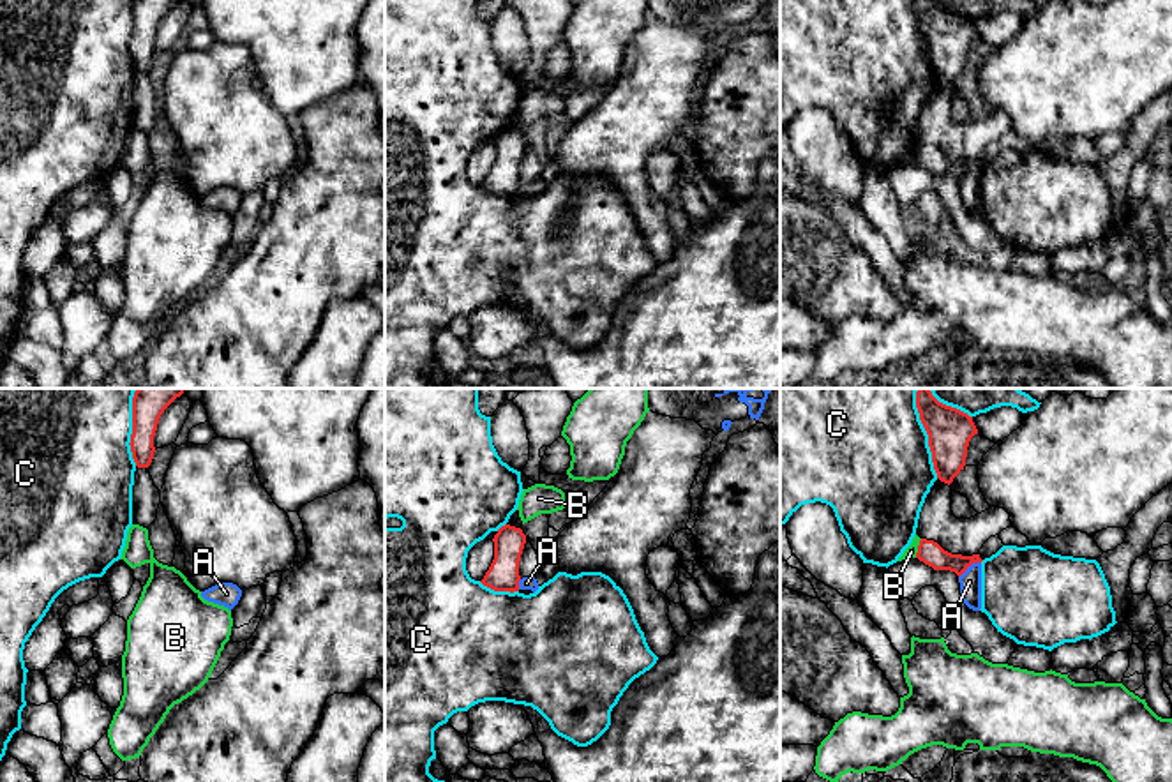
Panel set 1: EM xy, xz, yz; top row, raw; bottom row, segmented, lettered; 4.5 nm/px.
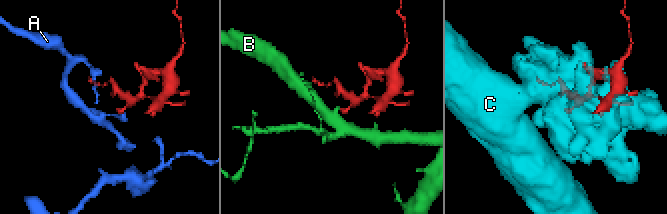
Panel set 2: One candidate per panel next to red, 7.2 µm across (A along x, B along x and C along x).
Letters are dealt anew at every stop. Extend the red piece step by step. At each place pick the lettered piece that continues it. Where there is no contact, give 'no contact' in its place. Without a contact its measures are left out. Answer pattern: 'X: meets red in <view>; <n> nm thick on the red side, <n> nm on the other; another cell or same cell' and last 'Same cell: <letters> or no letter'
A: meets red in yz; 110 nm thick on the red side, 100 nm on the other; another cell
B: meets red in yz; 110 nm thick on the red side, 50 nm on the other; another cell
C: meets red in yz; 200 nm thick on the red side, 480 nm on the other; another cell
Same cell: no letter

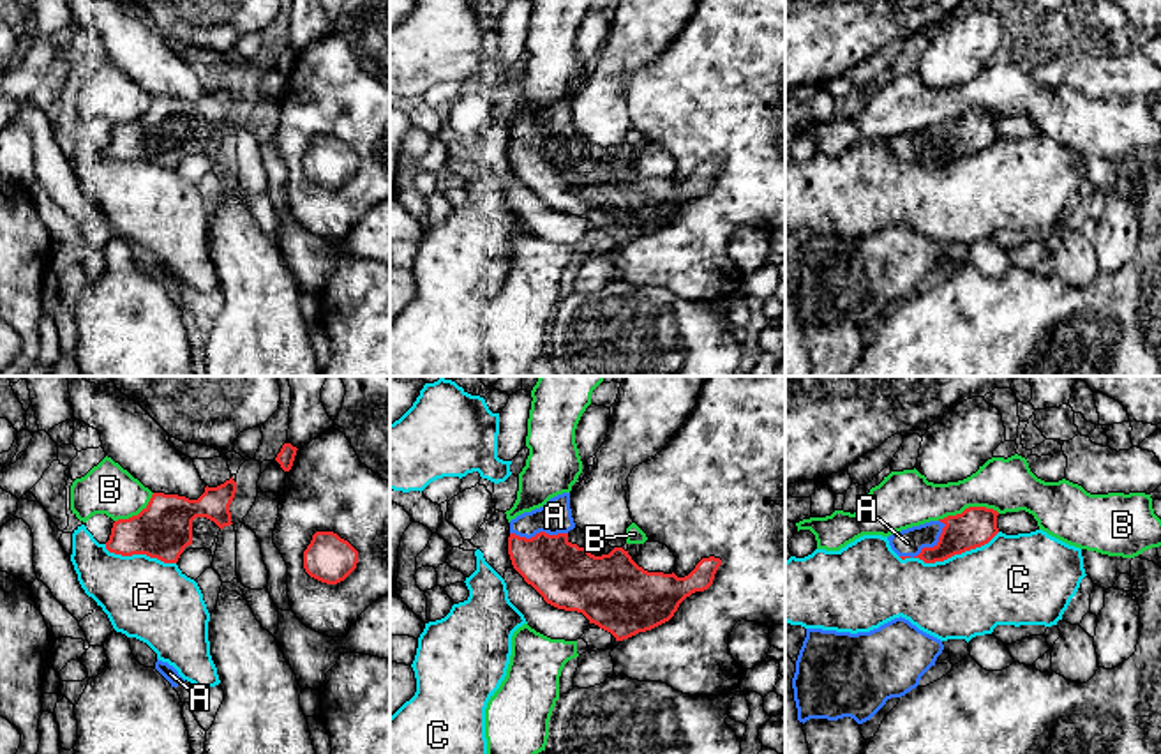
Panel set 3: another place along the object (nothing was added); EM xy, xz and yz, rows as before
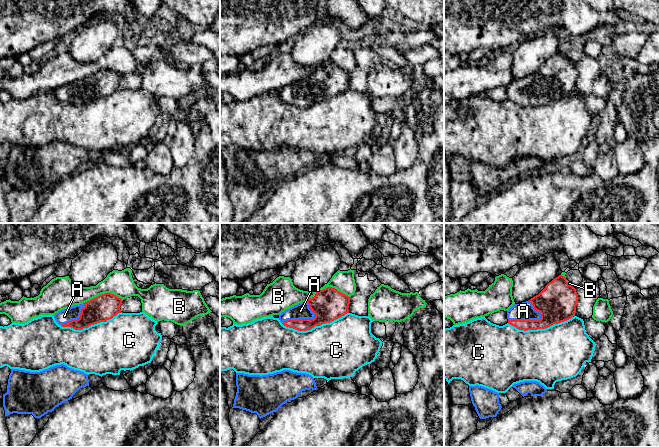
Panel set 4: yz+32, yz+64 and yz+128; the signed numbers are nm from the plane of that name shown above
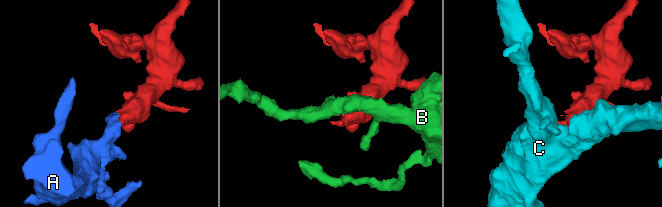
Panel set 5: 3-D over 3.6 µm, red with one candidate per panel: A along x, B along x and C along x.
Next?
A: meets red in yz; 180 nm thick on the red side, 130 nm on the other; same cell
B: meets red in yz; 180 nm thick on the red side, 240 nm on the other; another cell
C: meets red in yz; 180 nm thick on the red side, 380 nm on the other; another cell
Same cell: A

